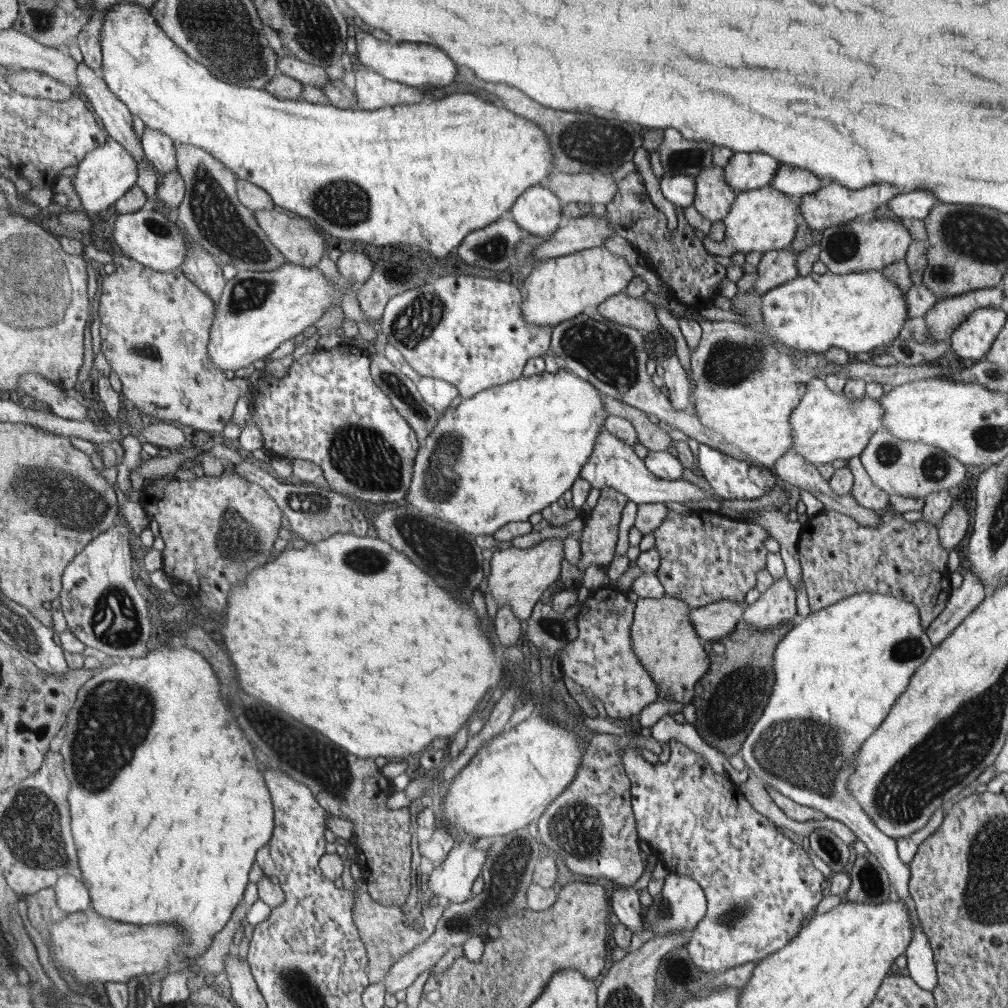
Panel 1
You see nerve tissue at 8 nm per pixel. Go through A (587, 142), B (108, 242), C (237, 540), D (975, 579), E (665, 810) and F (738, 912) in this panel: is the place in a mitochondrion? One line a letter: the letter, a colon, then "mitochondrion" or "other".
A: mitochondrion
B: other
C: mitochondrion
D: other
E: other
F: mitochondrion

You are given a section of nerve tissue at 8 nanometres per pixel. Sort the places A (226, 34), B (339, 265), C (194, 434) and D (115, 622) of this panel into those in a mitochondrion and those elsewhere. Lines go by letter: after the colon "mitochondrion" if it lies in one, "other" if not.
A: mitochondrion
B: other
C: other
D: mitochondrion

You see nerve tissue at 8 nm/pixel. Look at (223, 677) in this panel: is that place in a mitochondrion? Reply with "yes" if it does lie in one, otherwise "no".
no

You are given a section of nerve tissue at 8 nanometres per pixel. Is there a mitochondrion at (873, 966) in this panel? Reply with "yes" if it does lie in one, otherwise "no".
no

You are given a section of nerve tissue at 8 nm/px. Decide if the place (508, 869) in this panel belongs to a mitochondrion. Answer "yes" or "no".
yes

